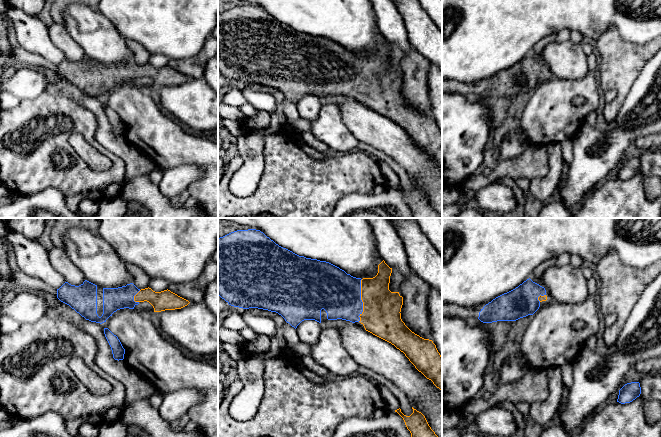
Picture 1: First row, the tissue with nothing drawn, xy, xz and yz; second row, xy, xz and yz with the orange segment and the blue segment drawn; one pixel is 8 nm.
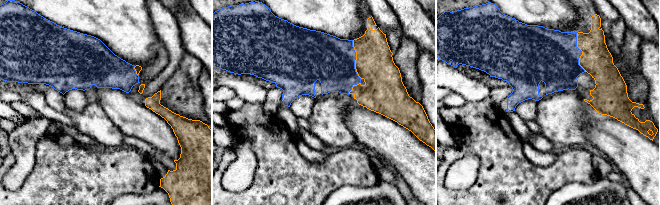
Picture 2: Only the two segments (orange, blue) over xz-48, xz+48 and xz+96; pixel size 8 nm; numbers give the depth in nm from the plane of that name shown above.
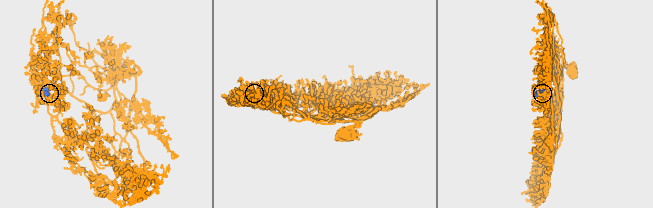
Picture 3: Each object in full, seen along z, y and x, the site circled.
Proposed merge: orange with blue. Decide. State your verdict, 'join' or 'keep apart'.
join

